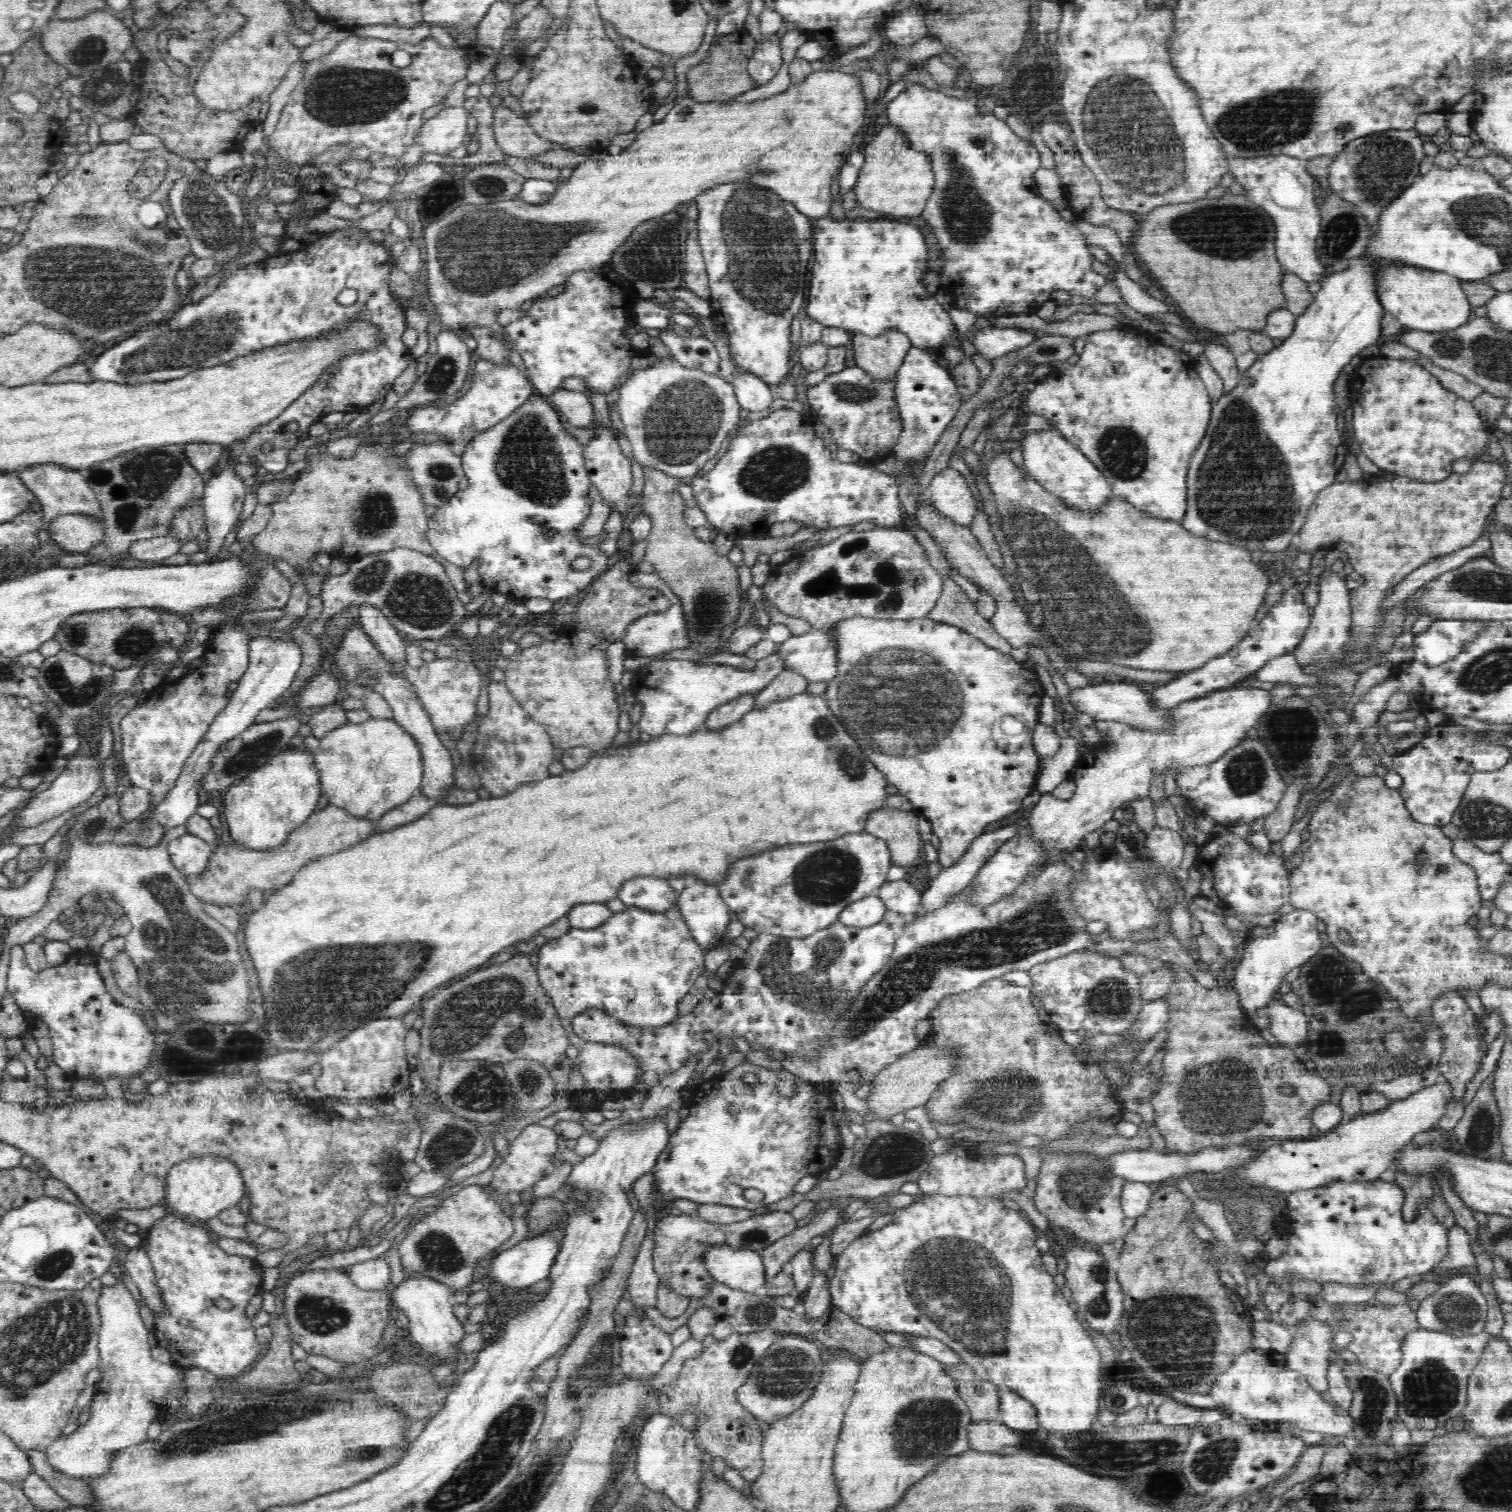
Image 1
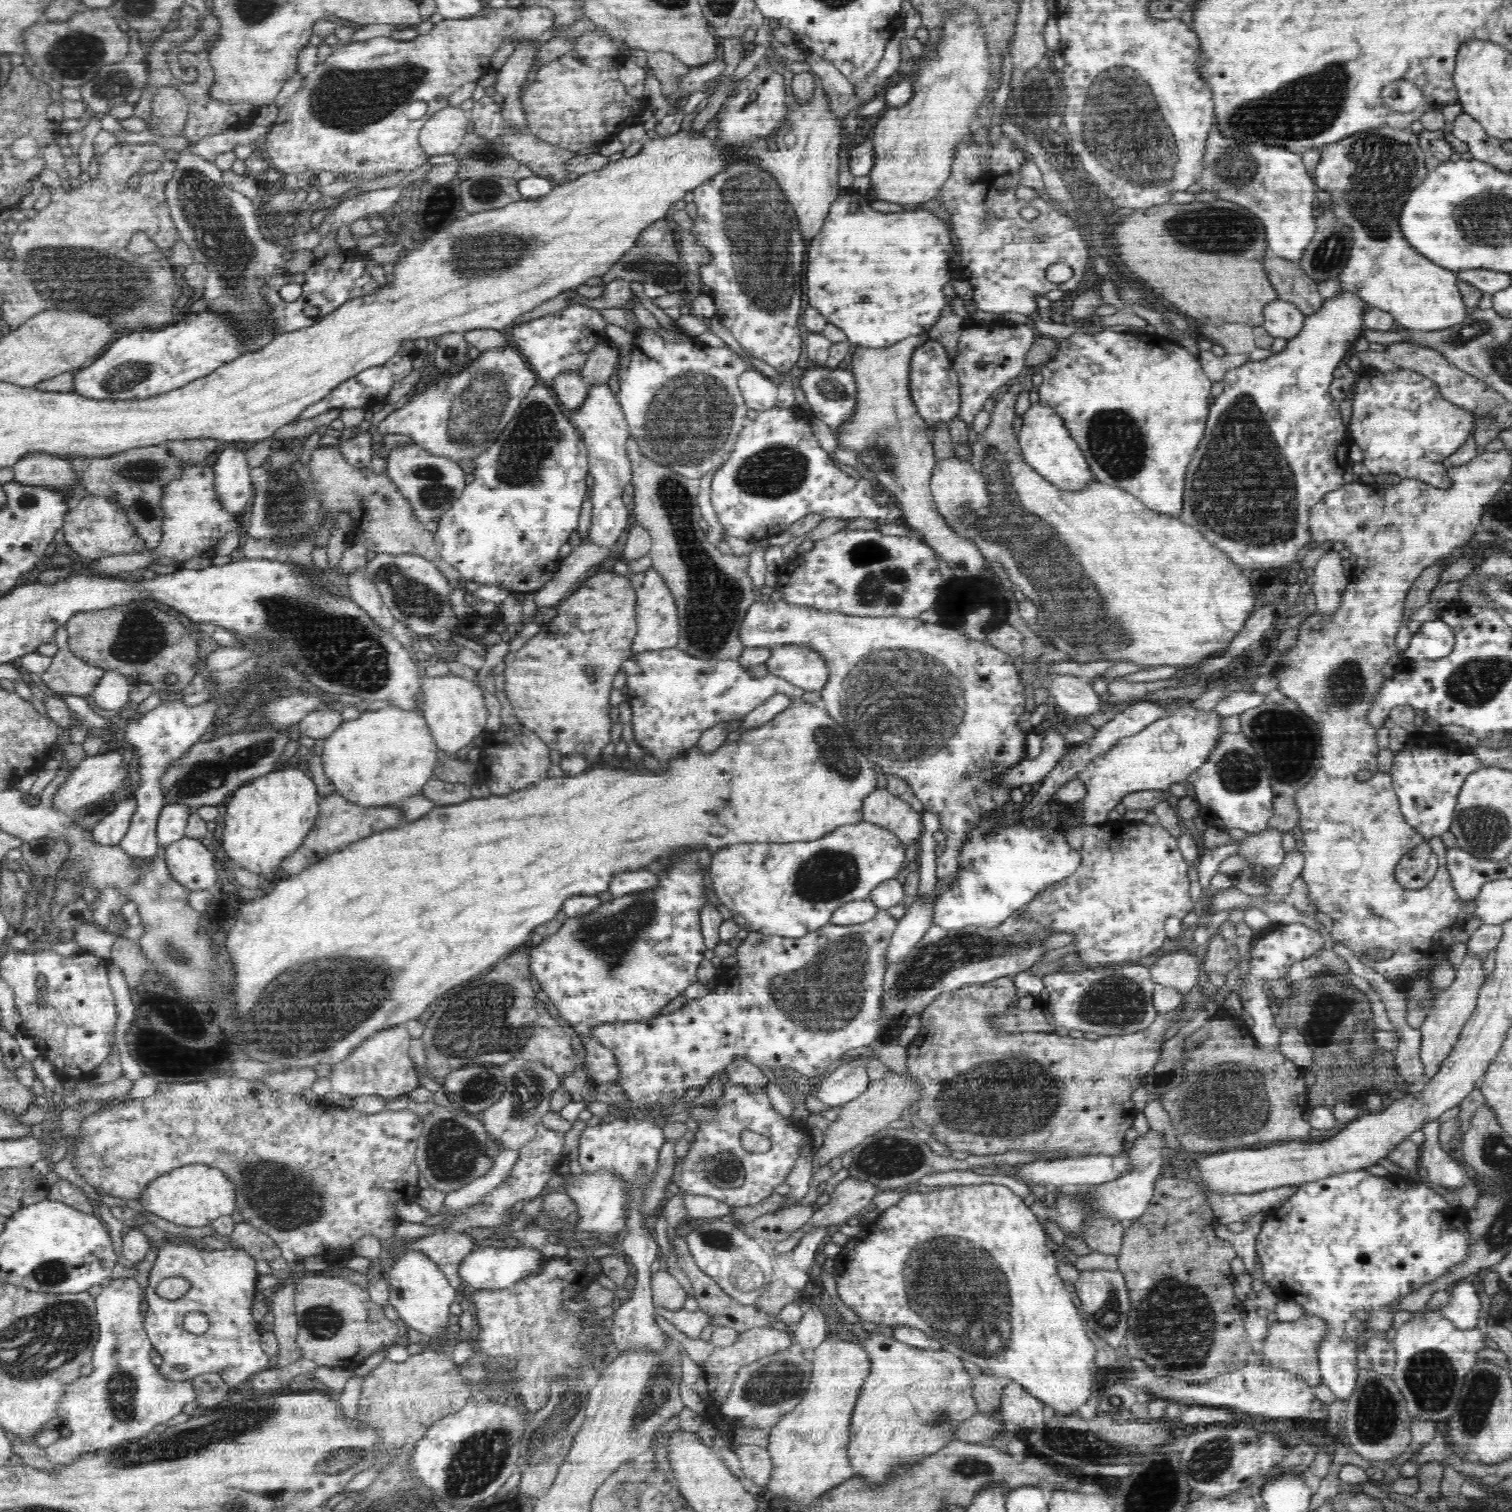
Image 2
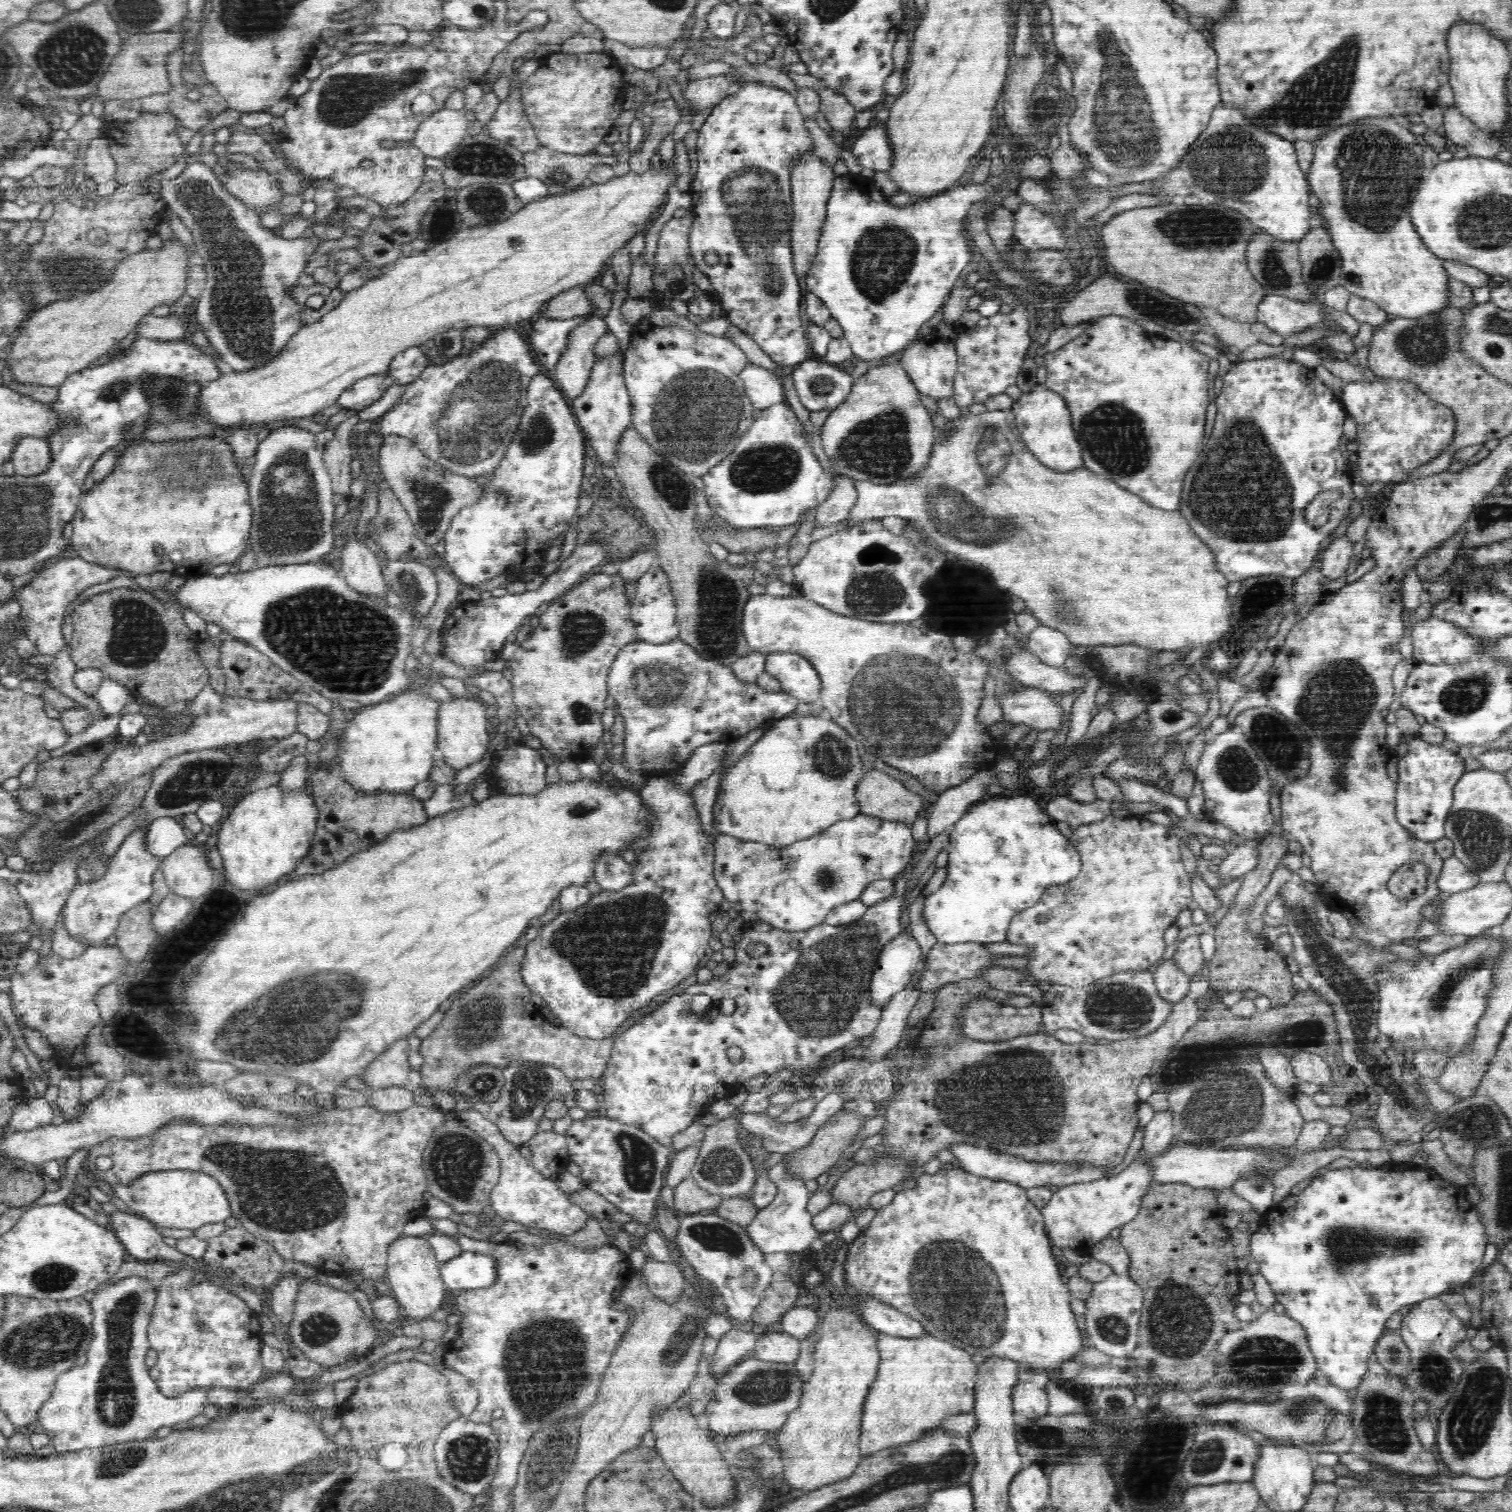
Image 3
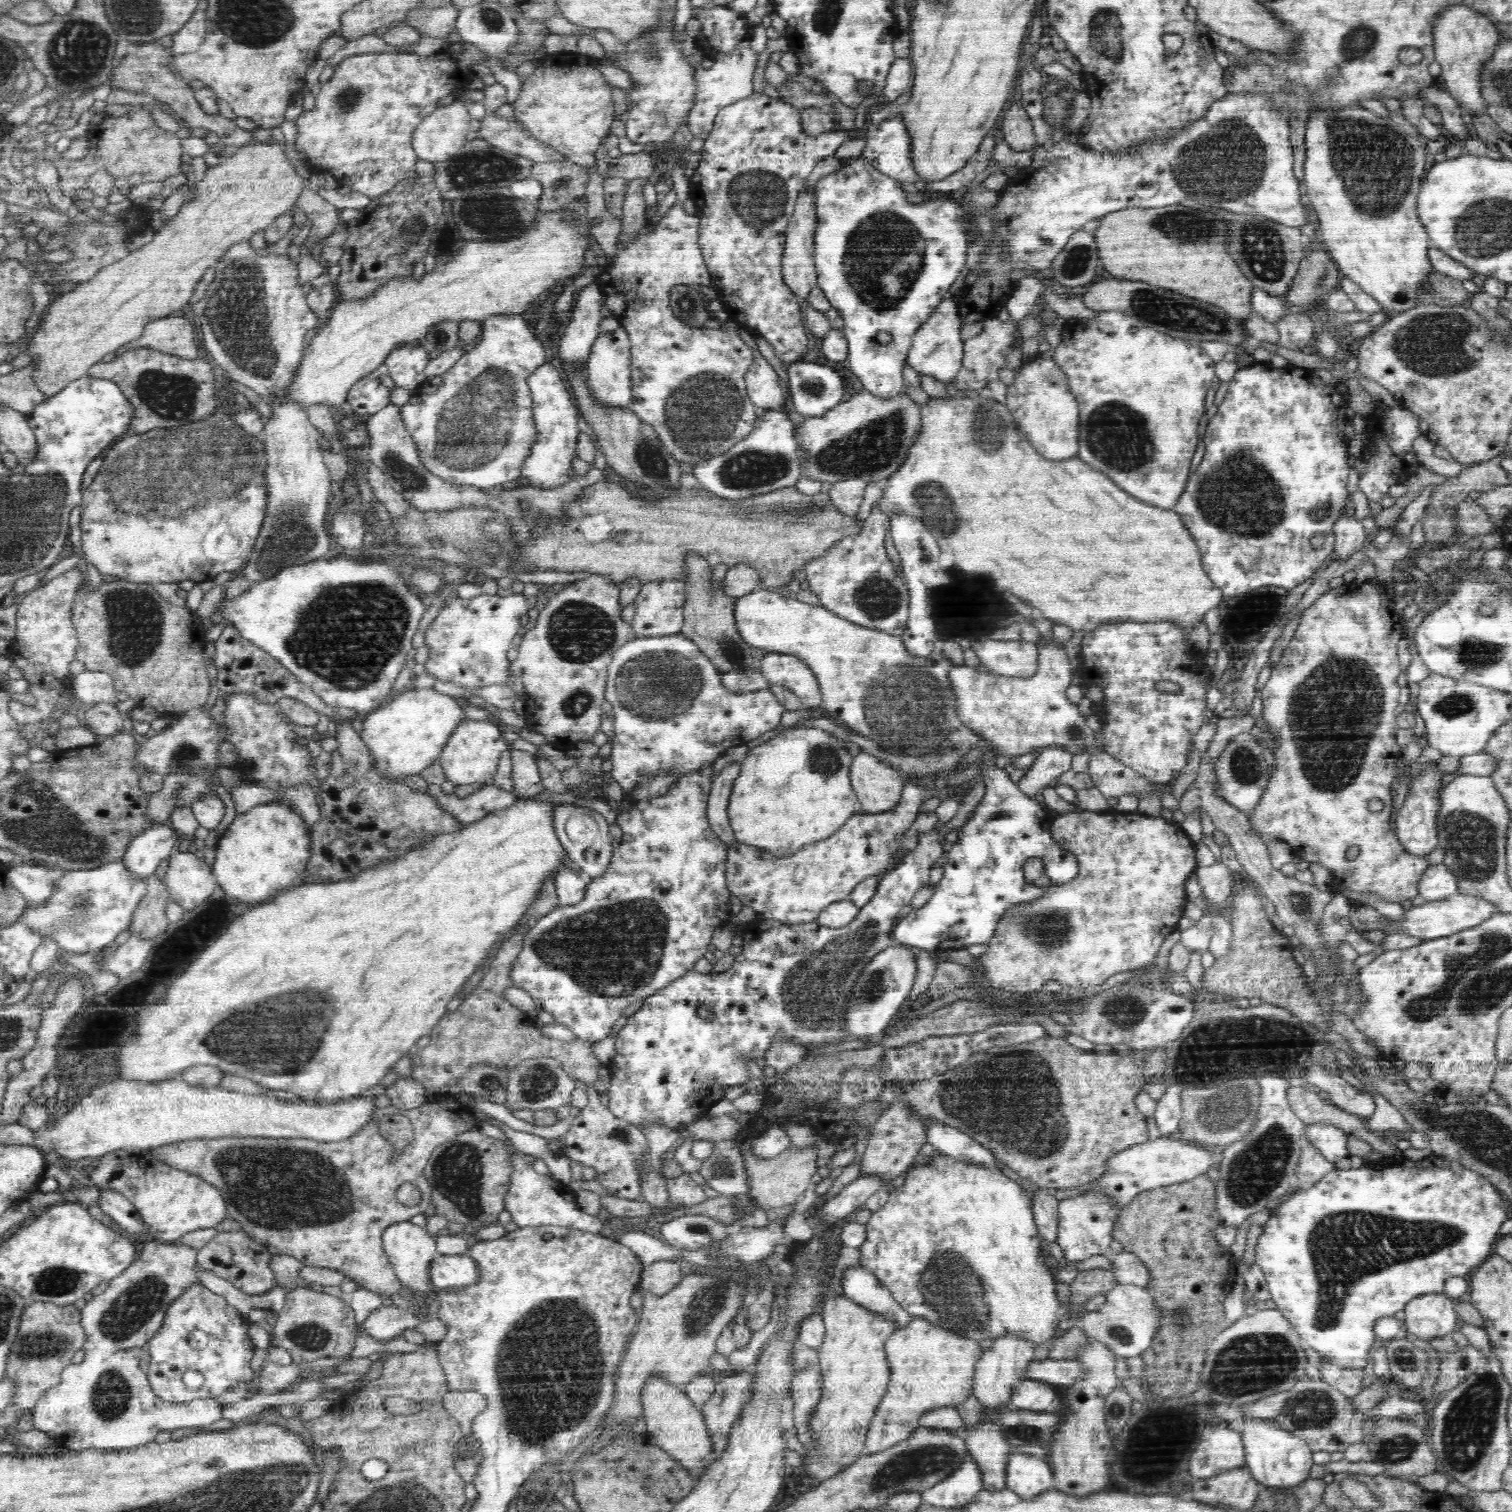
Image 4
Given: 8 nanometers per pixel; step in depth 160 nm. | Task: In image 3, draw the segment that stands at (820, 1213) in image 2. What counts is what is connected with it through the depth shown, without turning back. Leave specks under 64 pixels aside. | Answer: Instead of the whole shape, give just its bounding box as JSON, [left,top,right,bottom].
[832,973,1213,1210]

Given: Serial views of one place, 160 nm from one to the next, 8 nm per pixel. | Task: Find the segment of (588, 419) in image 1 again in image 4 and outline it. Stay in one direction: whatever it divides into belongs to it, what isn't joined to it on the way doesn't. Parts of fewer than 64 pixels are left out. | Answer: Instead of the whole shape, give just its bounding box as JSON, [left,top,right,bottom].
[559,282,603,373]

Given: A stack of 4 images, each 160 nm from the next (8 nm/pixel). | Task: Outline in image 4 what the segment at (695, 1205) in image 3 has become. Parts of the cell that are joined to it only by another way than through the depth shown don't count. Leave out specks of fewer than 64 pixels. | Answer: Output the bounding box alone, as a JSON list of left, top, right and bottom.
[667,1173,708,1207]

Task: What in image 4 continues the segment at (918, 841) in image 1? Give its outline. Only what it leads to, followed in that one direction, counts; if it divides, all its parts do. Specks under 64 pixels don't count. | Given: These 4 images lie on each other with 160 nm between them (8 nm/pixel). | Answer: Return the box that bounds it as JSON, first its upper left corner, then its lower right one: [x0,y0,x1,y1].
[851,751,906,813]

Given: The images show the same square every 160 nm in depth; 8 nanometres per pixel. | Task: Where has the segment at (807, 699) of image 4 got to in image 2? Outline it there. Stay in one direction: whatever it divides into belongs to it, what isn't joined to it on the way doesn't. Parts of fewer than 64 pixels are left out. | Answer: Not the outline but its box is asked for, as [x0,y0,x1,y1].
[766,644,830,692]

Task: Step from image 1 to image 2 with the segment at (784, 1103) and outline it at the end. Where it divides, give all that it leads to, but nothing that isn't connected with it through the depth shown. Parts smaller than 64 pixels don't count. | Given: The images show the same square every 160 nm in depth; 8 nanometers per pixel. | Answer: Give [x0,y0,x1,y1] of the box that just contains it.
[673,1083,804,1207]

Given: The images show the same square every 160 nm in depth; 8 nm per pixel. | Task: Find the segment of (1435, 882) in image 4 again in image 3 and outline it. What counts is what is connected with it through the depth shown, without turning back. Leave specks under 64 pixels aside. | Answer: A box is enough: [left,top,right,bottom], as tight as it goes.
[1438,856,1480,894]

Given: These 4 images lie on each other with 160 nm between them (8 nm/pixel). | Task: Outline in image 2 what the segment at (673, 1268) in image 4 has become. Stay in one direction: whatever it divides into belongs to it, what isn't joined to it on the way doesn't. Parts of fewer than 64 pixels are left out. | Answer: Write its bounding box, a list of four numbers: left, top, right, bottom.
[651,1267,686,1310]

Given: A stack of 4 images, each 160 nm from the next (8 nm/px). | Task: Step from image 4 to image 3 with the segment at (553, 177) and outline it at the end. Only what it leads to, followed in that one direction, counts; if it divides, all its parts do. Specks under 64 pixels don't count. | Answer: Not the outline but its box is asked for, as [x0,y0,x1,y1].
[523,146,618,196]

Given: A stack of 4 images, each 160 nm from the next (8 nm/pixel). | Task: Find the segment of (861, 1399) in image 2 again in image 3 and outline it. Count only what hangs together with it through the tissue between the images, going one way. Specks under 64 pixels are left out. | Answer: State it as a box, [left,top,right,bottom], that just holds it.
[858,1331,977,1459]

